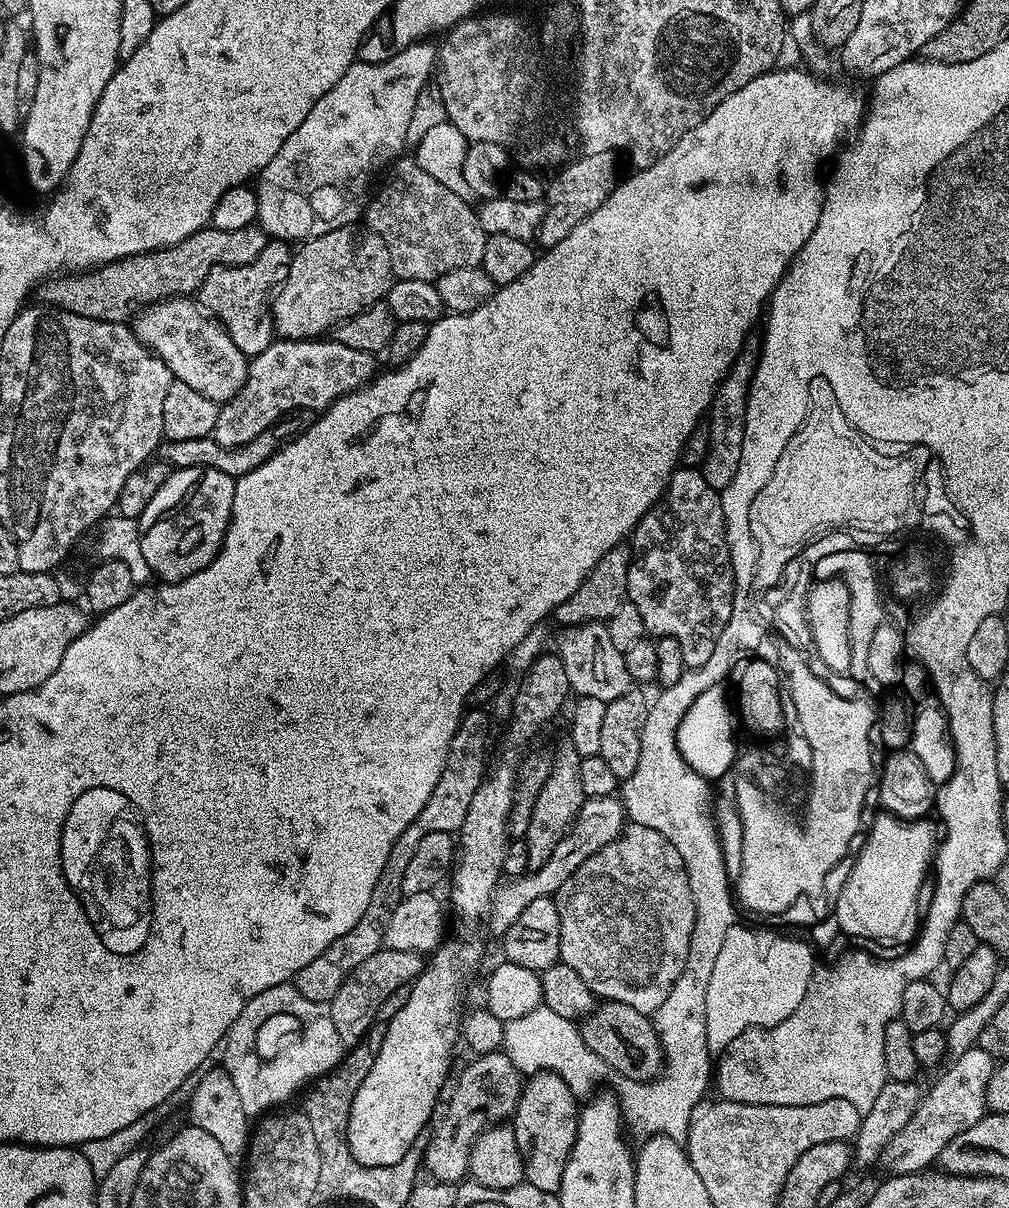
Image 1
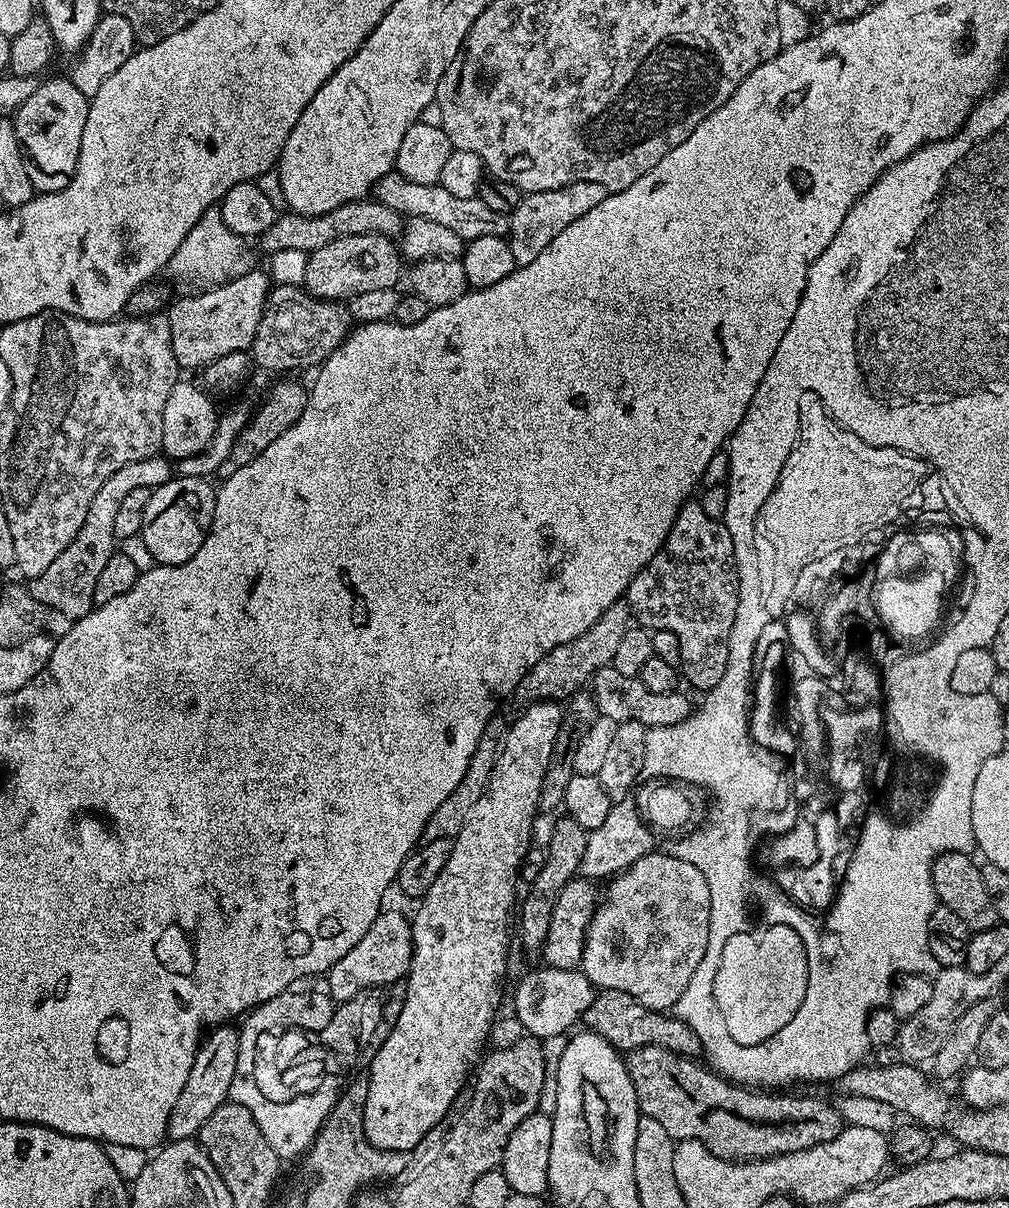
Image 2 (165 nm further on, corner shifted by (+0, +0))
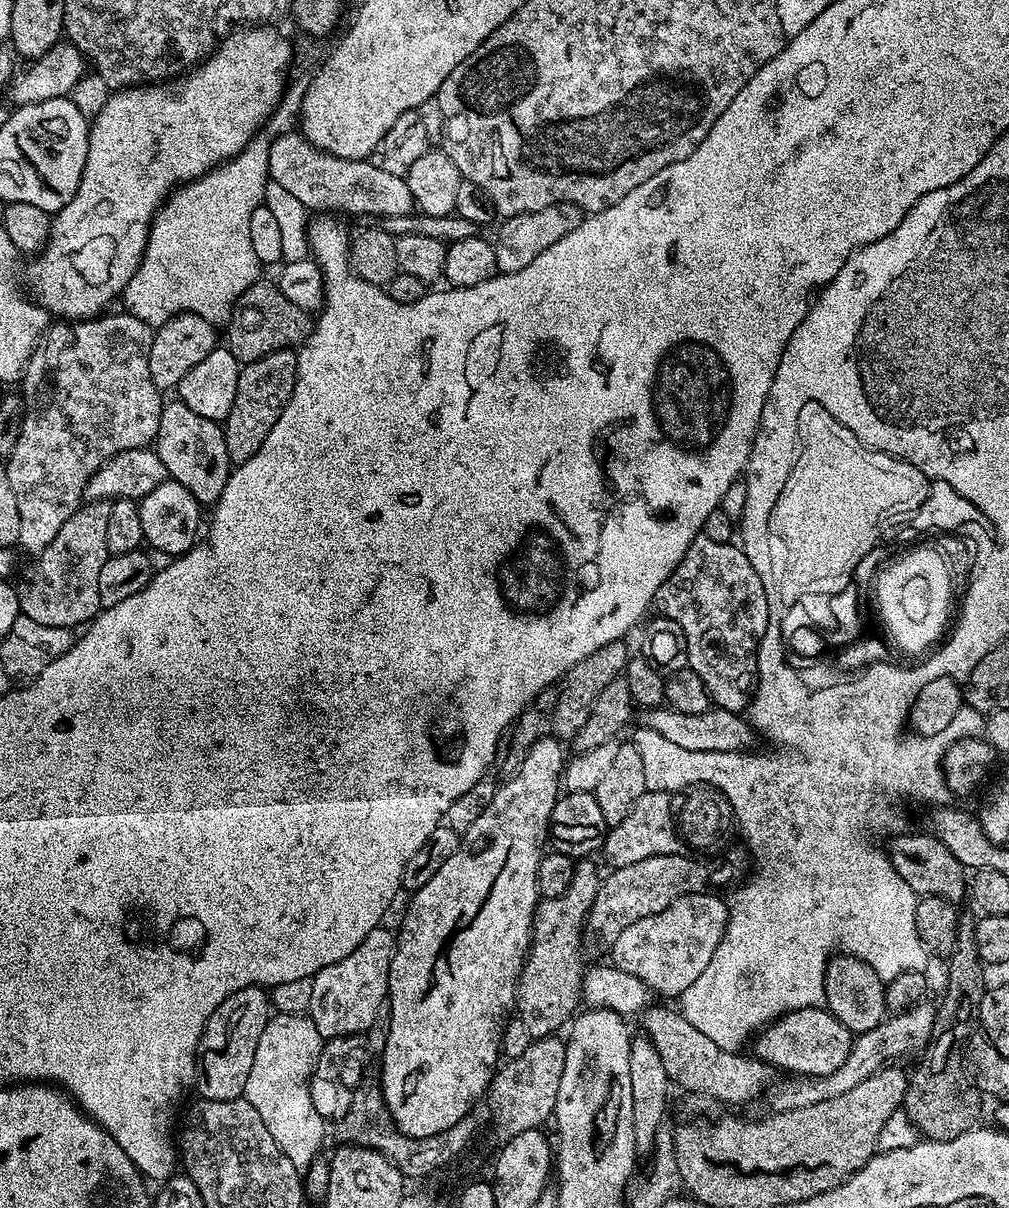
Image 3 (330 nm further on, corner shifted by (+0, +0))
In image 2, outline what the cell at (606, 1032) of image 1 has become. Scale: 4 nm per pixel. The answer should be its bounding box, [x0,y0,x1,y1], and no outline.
[626,1046,842,1162]

